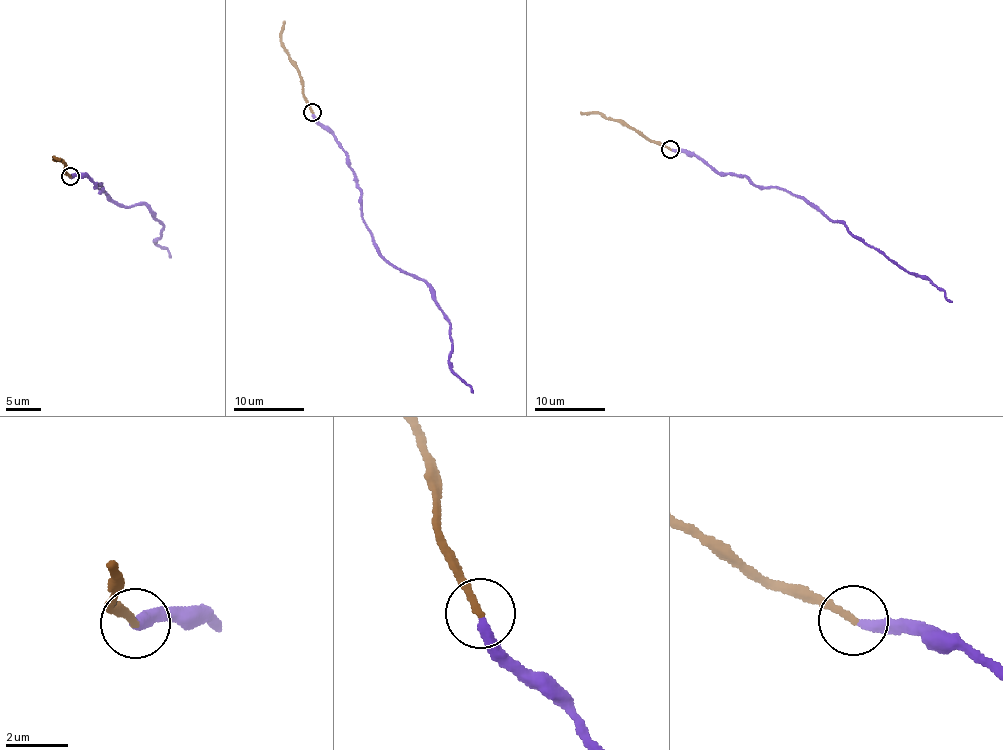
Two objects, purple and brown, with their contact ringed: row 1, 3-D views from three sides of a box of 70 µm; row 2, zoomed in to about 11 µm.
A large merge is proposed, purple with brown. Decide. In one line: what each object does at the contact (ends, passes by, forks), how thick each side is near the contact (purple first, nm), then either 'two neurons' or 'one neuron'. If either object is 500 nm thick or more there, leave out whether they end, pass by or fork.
purple ends | brown ends | 300/240 nm | one neuron

